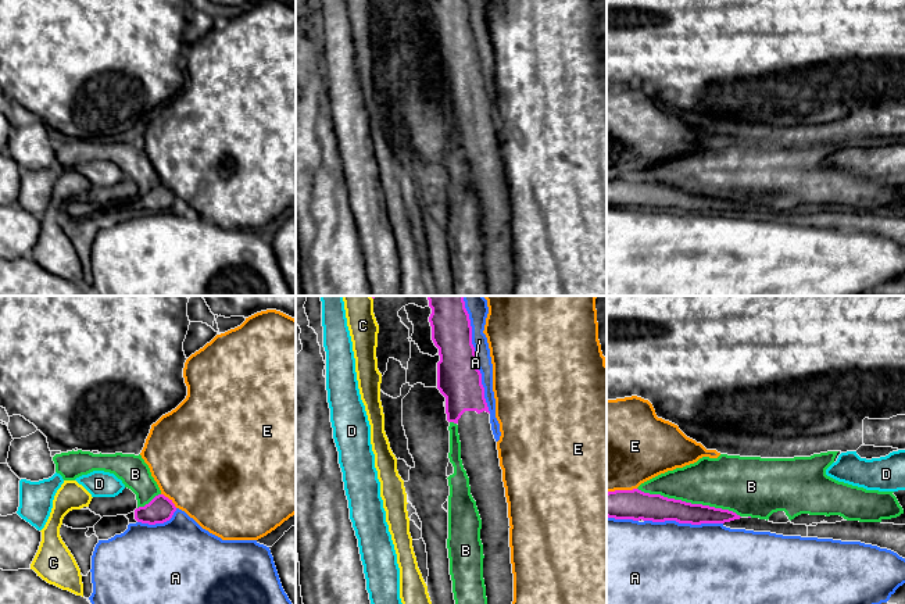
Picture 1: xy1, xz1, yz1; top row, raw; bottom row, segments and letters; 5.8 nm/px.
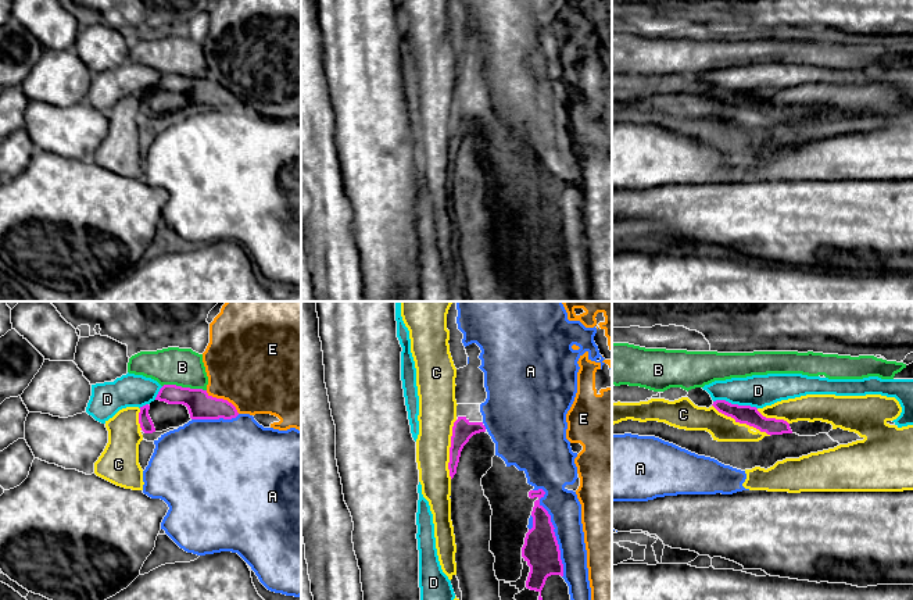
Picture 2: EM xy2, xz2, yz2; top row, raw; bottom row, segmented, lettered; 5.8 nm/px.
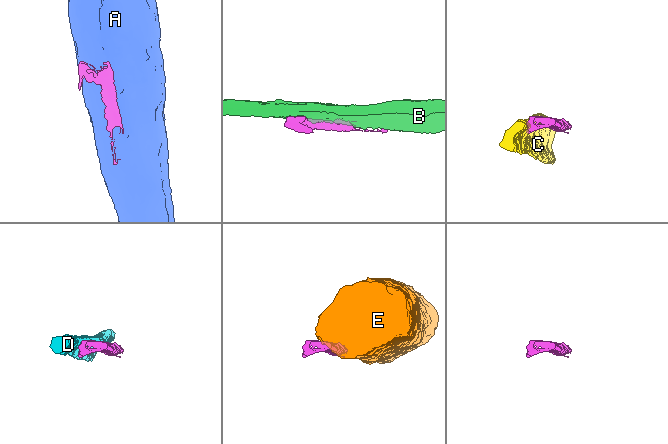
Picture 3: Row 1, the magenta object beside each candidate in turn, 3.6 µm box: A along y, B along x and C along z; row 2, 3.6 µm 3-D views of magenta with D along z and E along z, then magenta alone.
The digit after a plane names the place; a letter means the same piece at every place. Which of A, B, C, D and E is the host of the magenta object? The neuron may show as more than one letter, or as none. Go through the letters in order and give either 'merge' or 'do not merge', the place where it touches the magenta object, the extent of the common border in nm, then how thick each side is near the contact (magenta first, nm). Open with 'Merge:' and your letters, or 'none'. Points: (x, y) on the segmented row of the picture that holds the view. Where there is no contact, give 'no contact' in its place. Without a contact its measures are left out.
Merge: none
A: do not merge; contact xz1 (475, 354); length 700 nm; calibres 240 and 120 nm
B: do not merge; contact yz1 (689, 503); length 600 nm; calibres 160 and 300 nm
C: do not merge; contact yz2 (741, 422); length 380 nm; calibres 110 and 150 nm
D: do not merge; contact yz2 (736, 404); length 260 nm; calibres 110 and 190 nm
E: do not merge; contact xy2 (222, 399); length 240 nm; calibres 150 and 480 nm

